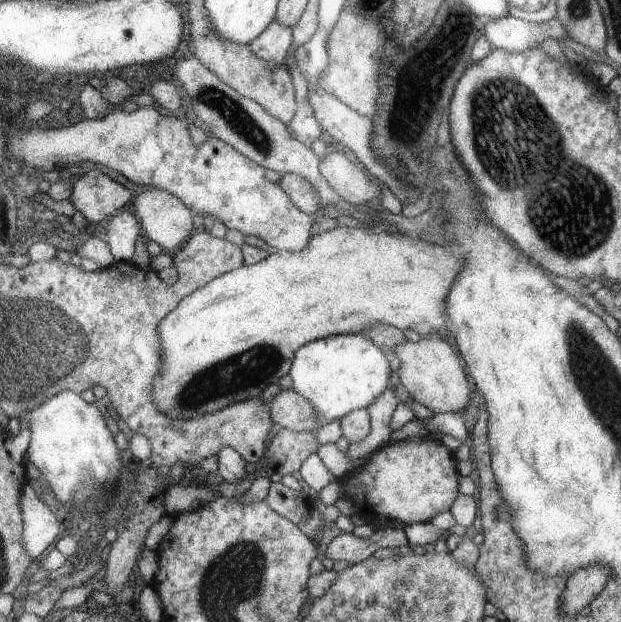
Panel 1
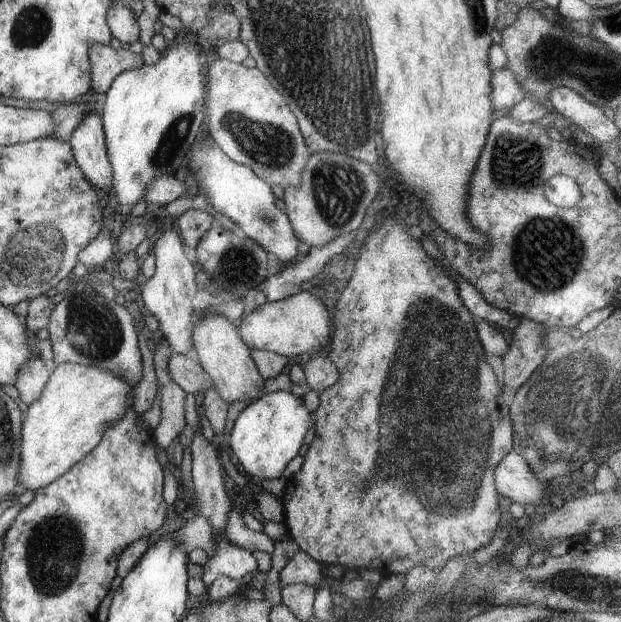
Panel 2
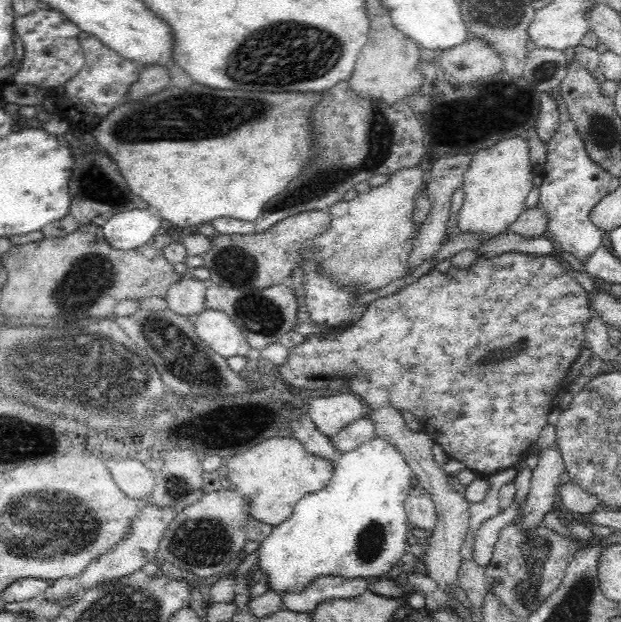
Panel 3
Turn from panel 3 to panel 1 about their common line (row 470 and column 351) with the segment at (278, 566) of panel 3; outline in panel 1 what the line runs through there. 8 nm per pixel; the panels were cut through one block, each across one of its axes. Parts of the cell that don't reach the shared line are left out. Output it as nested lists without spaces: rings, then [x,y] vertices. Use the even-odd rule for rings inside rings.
[[[362,333],[327,336],[296,350],[288,375],[292,387],[308,400],[325,425],[348,412],[367,408],[390,383],[391,368],[384,352]]]

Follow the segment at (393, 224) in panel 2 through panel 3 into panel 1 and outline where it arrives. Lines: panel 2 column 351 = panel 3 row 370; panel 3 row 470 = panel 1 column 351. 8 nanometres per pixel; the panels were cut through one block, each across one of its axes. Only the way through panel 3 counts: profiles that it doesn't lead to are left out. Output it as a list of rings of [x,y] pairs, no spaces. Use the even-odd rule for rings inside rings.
[[[424,436],[418,442],[414,440],[388,442],[368,455],[364,464],[348,472],[338,484],[342,488],[342,496],[348,496],[354,502],[356,514],[362,516],[368,525],[374,524],[376,529],[386,527],[405,529],[412,524],[430,522],[442,512],[450,512],[454,500],[458,498],[460,488],[457,462],[455,454],[448,446],[430,436]]]

